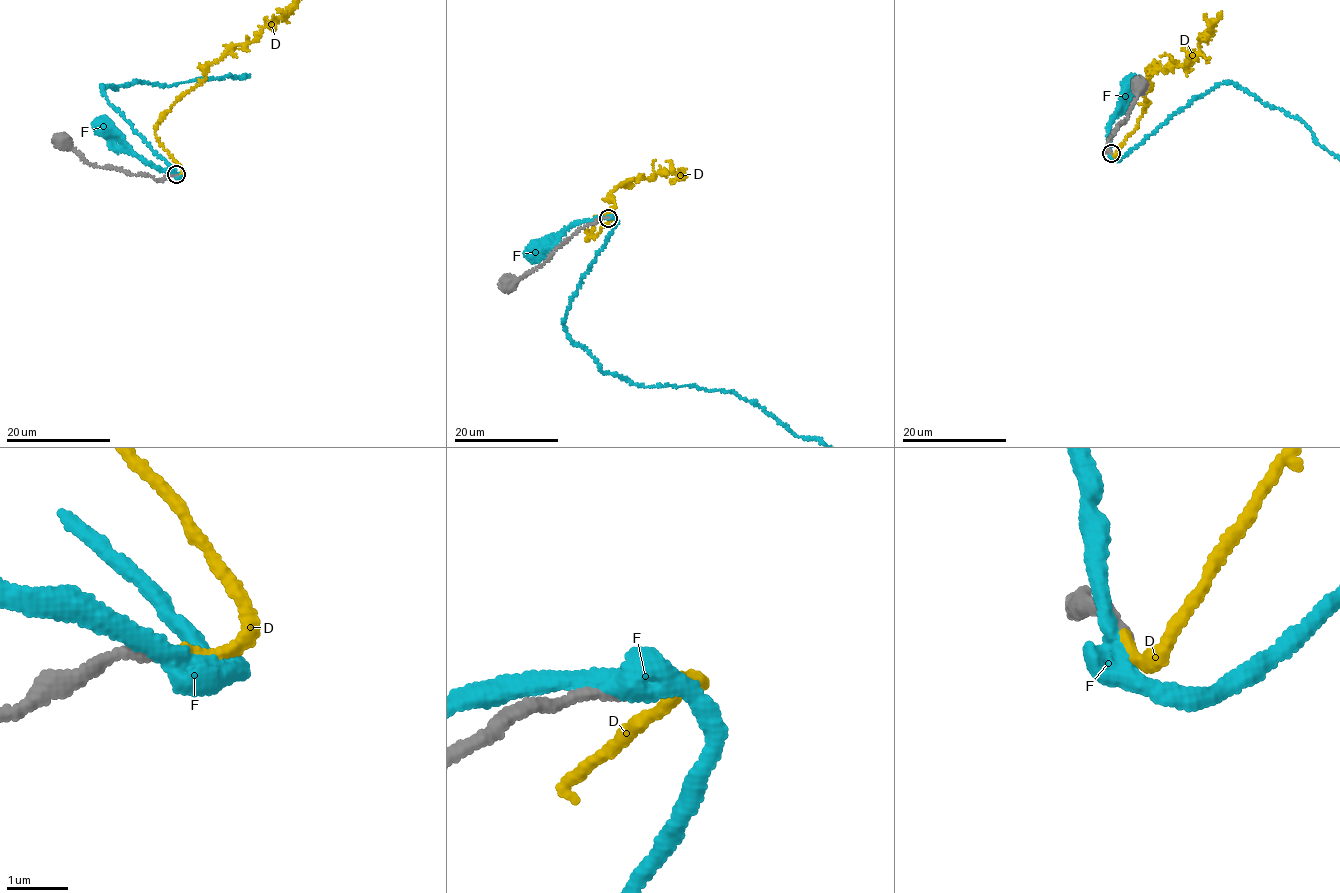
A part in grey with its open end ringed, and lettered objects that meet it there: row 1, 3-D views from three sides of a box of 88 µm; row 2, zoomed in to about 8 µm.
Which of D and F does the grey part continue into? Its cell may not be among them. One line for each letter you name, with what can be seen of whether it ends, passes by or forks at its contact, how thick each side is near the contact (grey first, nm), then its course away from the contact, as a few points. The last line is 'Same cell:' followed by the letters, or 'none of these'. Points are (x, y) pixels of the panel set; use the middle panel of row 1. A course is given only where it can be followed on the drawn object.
D: it ends | 200/170 nm
Same cell: D

